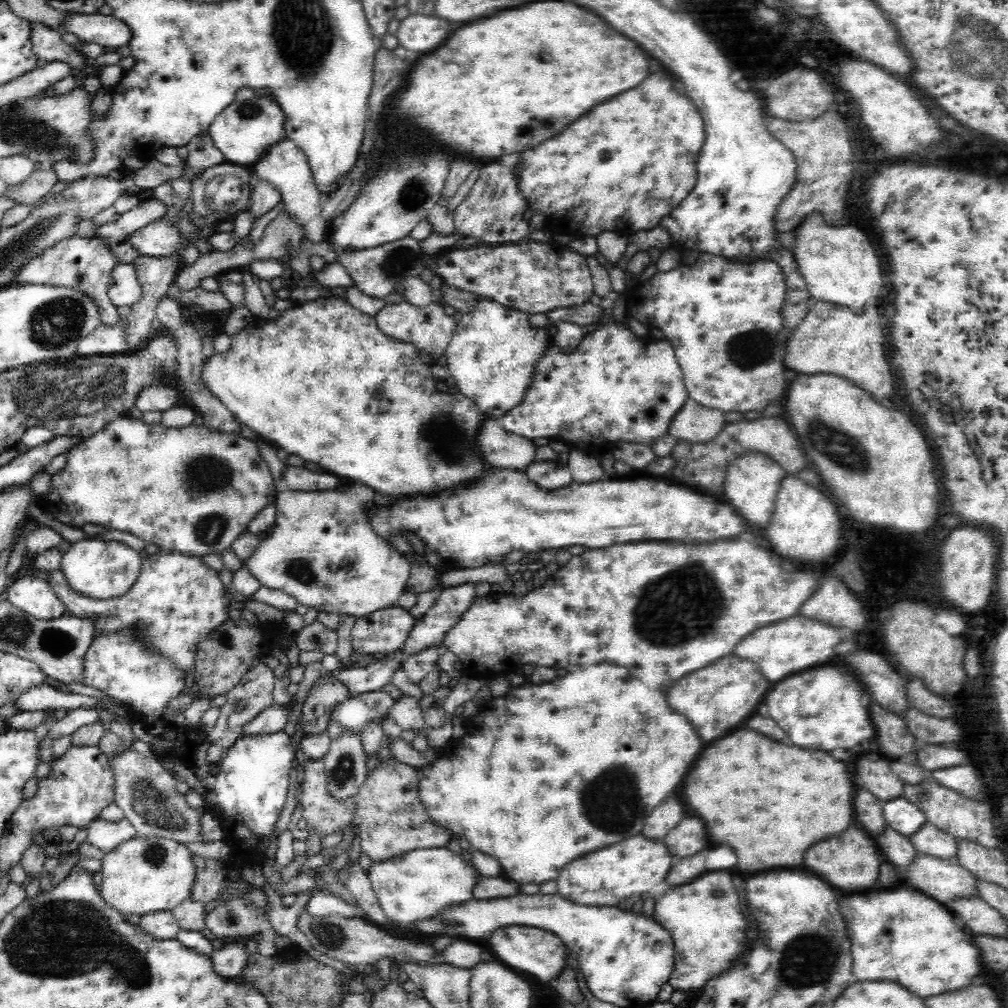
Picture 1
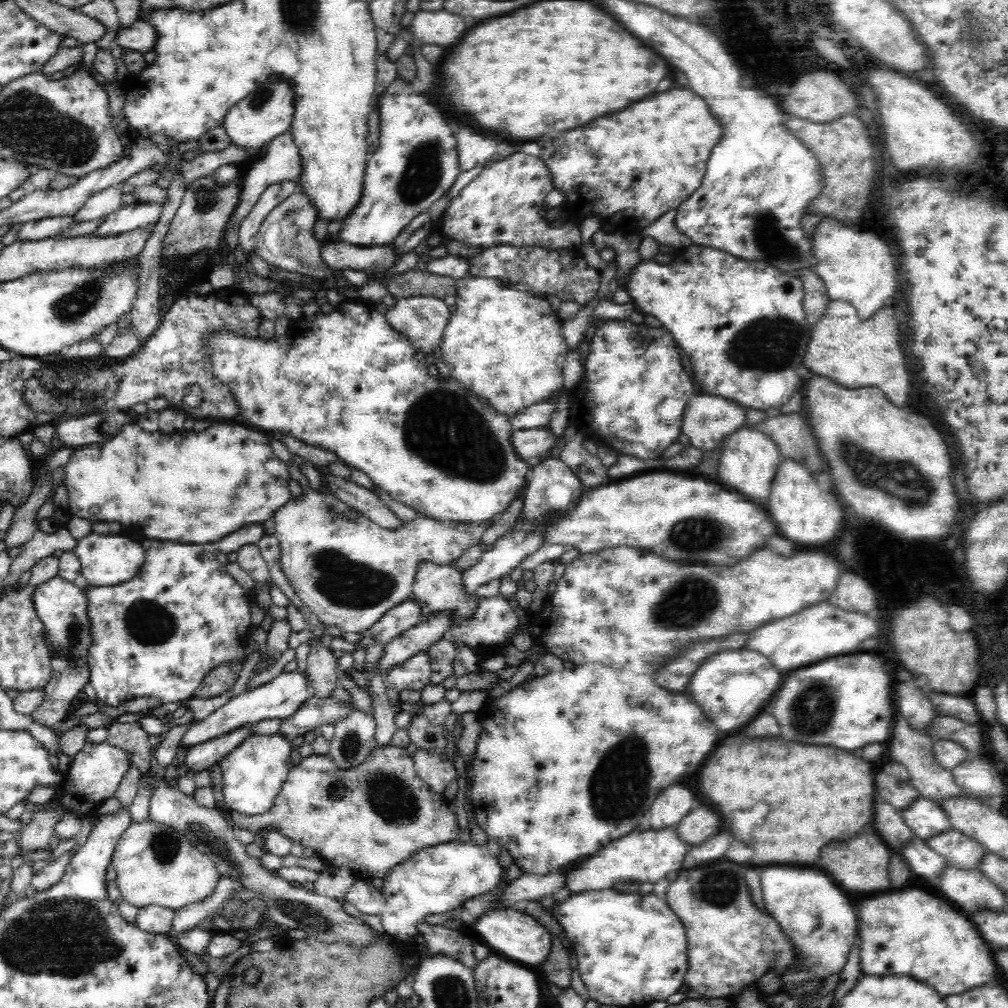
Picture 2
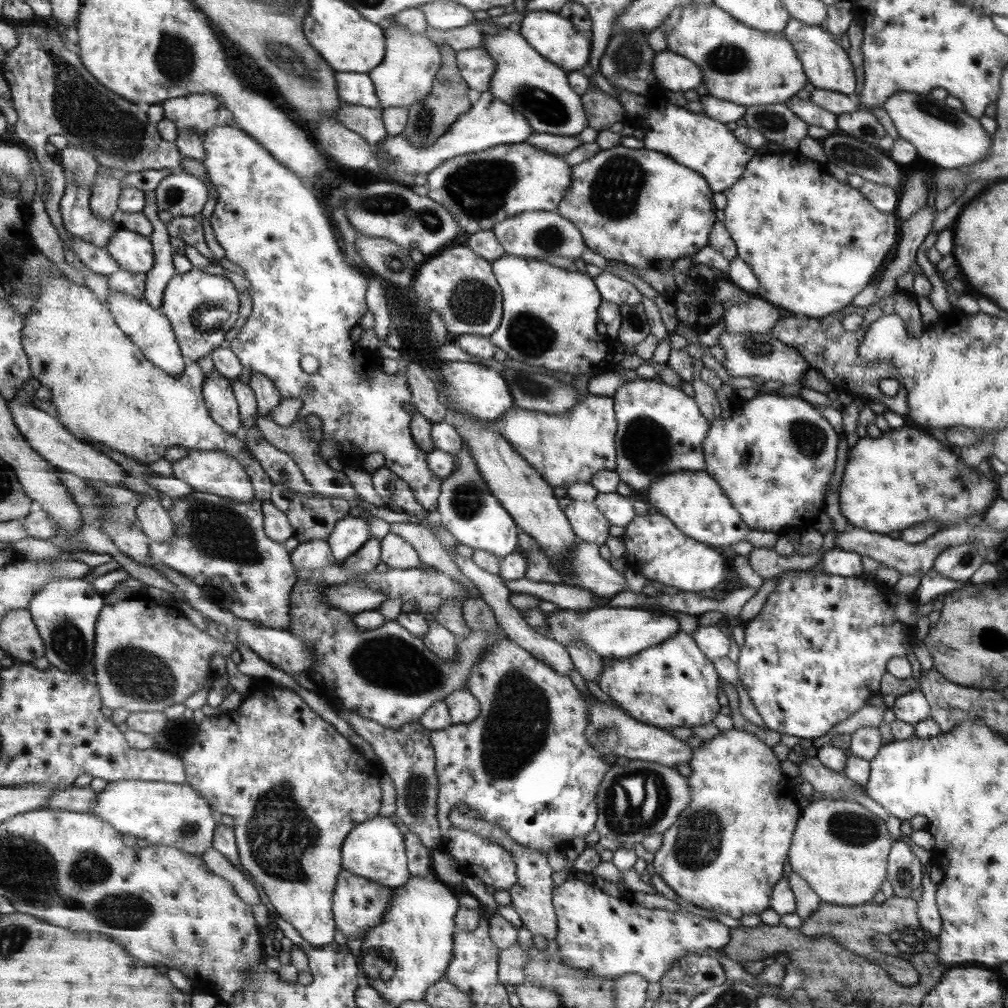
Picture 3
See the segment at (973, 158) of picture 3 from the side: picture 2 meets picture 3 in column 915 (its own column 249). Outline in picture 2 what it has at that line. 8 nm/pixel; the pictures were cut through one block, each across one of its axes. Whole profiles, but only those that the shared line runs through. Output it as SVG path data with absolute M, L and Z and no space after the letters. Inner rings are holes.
M268 82L259 84L243 100L234 104L224 117L222 127L226 129L230 144L238 147L254 147L258 150L273 138L280 136L291 127L295 112L295 87L288 82Z

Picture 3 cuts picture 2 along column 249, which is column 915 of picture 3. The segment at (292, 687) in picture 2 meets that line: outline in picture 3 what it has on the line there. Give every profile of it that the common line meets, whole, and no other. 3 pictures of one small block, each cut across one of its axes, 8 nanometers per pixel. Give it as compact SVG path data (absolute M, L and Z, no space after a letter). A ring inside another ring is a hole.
M918 688L898 696L892 710L898 720L913 725L928 719L932 714L928 698Z

